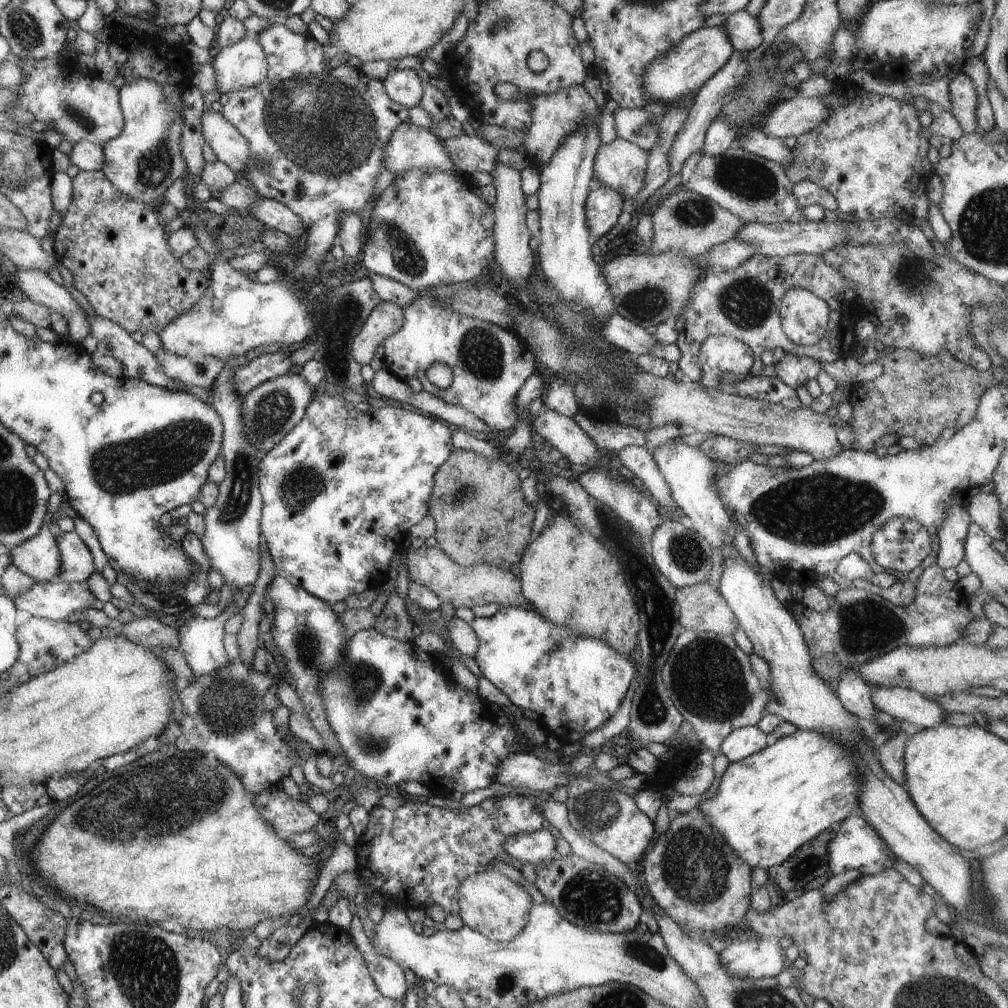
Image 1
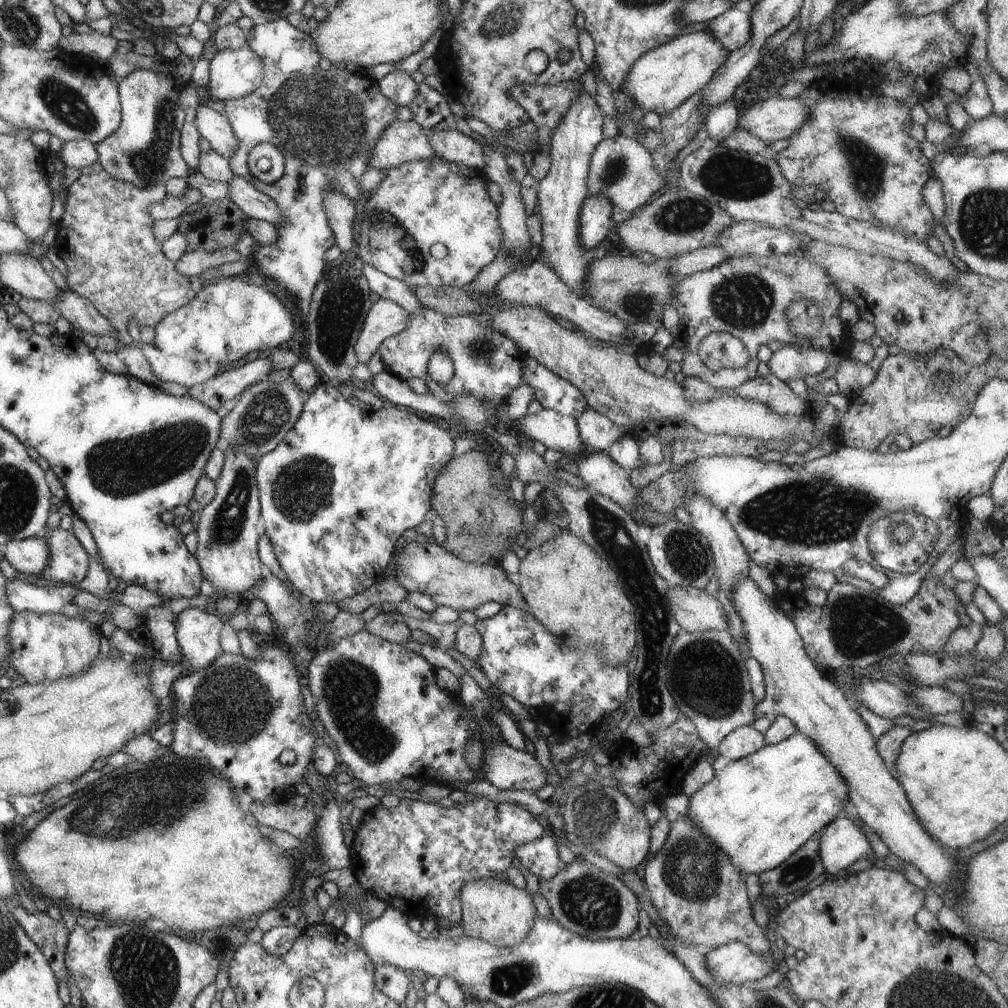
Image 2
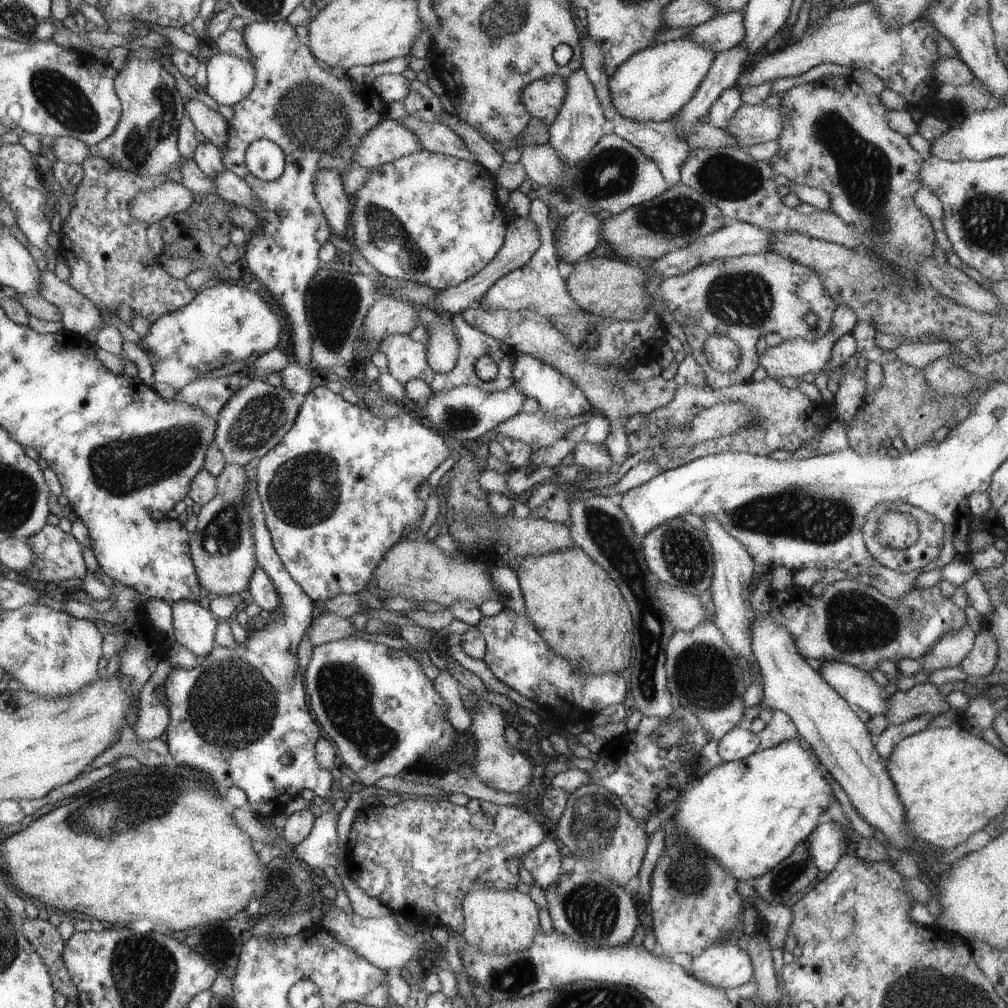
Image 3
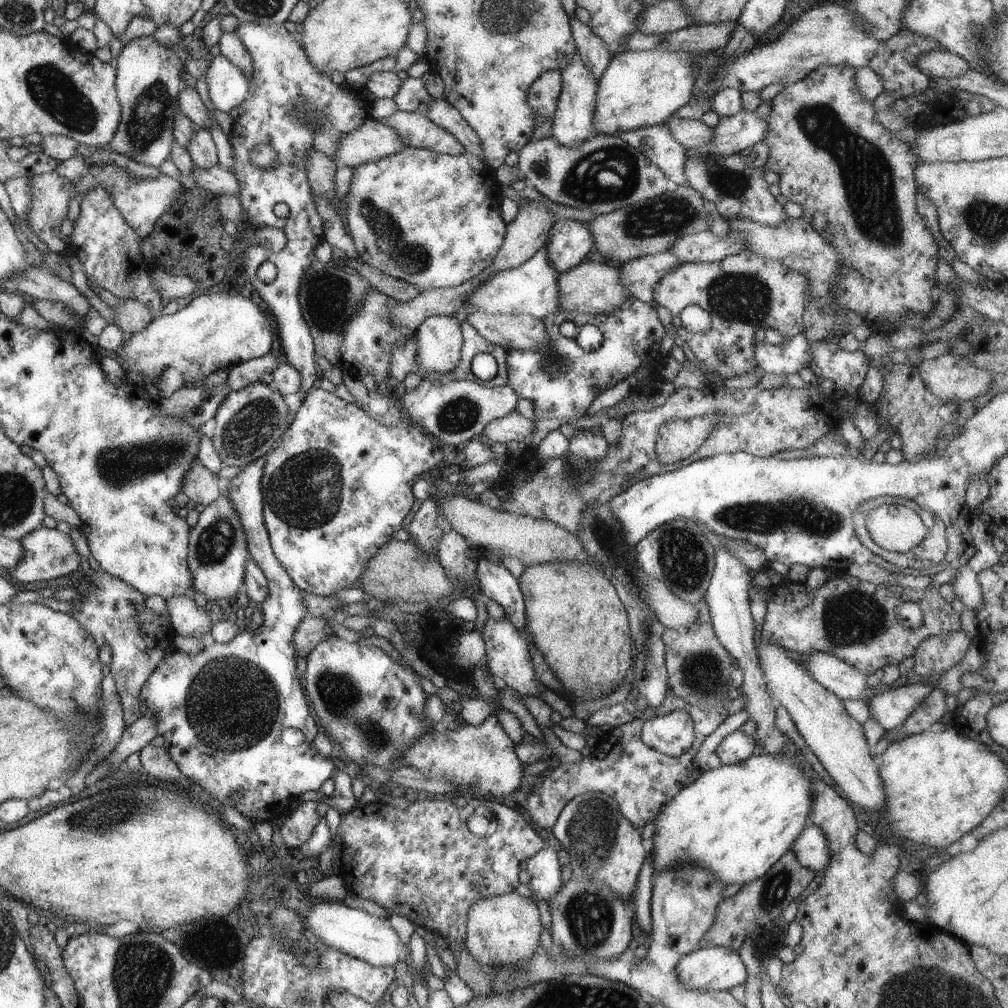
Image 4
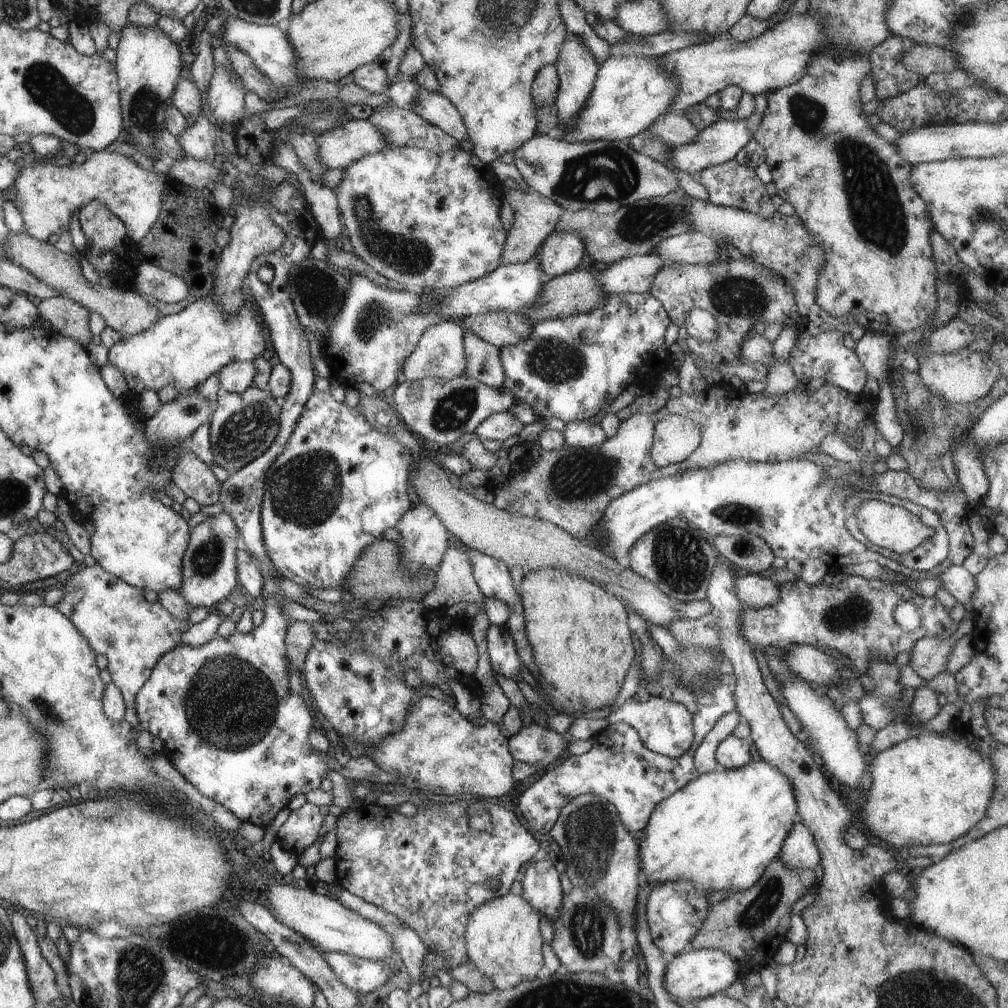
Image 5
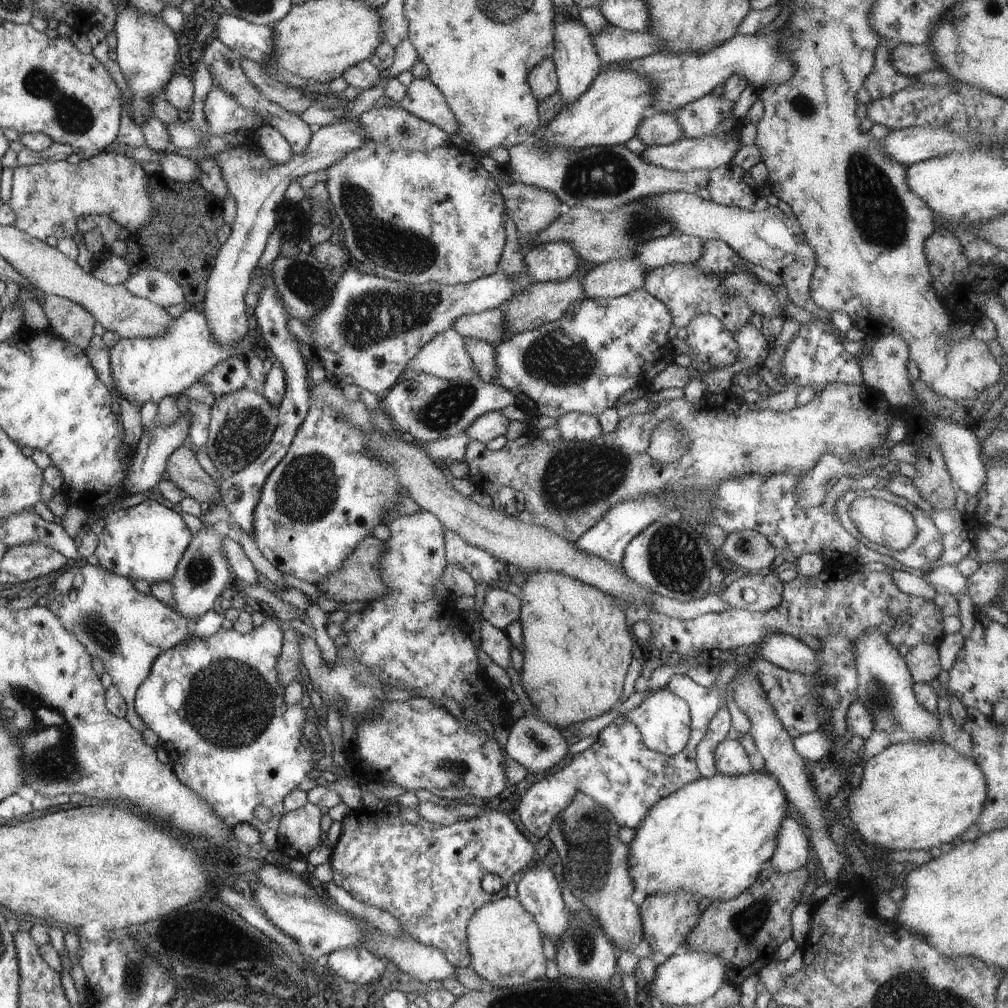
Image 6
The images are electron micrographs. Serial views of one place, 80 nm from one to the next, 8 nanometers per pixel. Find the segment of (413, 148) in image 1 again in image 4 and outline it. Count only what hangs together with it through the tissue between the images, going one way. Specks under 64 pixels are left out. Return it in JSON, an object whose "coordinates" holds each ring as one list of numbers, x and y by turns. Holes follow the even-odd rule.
{"coordinates":[[368,118,358,128,339,138,331,159,338,167,355,169,361,164,400,152,404,147,408,146,392,127]]}

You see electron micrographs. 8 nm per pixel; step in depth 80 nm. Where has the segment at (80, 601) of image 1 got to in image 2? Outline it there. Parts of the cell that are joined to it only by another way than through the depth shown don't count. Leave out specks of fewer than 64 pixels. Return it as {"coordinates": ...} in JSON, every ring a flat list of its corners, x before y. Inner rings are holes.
{"coordinates":[[18,579,7,581,5,586,8,604,15,610,35,613,59,613,65,604,72,603,77,586,38,587]]}

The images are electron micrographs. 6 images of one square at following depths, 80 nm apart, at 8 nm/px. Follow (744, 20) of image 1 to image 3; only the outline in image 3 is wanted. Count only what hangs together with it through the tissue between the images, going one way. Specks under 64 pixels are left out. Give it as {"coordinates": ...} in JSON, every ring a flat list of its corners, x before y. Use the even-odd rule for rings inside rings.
{"coordinates":[[738,11,714,15,710,20,695,26,684,38,714,54,727,51,745,38,743,14]]}

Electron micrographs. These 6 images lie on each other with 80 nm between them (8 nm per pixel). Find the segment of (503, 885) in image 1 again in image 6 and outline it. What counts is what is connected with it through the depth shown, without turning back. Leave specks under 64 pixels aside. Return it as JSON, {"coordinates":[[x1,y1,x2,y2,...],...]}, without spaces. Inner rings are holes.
{"coordinates":[[506,896,482,905,471,916,467,926,472,970,496,989,540,980,545,977,547,961,542,939,534,917,517,898]]}

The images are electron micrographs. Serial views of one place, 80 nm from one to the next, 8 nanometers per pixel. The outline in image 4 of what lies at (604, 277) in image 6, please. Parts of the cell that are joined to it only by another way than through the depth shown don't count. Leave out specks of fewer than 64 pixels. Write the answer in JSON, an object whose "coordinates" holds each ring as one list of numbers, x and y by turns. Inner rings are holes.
{"coordinates":[[666,251,630,259,619,268,619,281,632,297,644,302,654,301,652,292,655,284,681,264,677,256]]}

